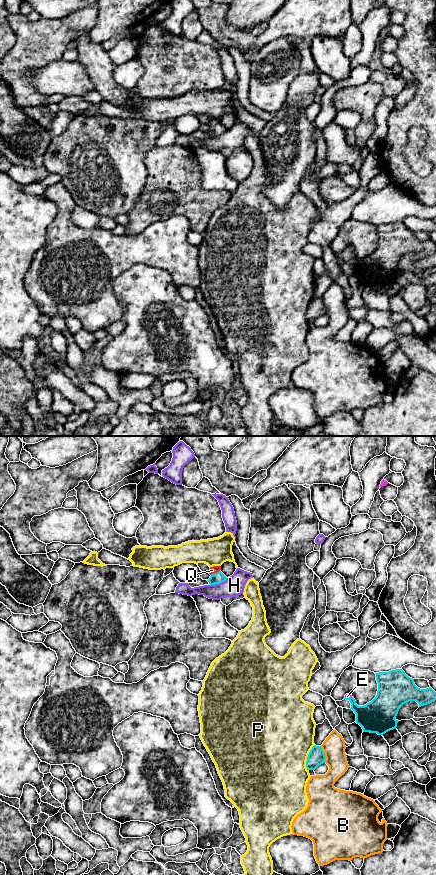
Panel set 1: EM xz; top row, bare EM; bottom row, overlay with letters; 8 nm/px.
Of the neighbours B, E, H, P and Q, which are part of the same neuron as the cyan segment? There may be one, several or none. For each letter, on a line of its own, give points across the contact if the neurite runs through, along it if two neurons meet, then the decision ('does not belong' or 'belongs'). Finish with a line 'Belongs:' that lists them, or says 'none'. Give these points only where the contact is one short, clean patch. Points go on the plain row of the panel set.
B: along xz (320, 298), (324, 305), (325, 314) | does not belong
E: along xz (351, 248), (345, 250) | does not belong
H: does not belong
P: does not belong
Q: along xz (219, 122), (211, 127) | does not belong
Belongs: none

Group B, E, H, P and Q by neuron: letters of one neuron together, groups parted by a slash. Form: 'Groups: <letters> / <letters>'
Groups: B / E / H / P / Q

